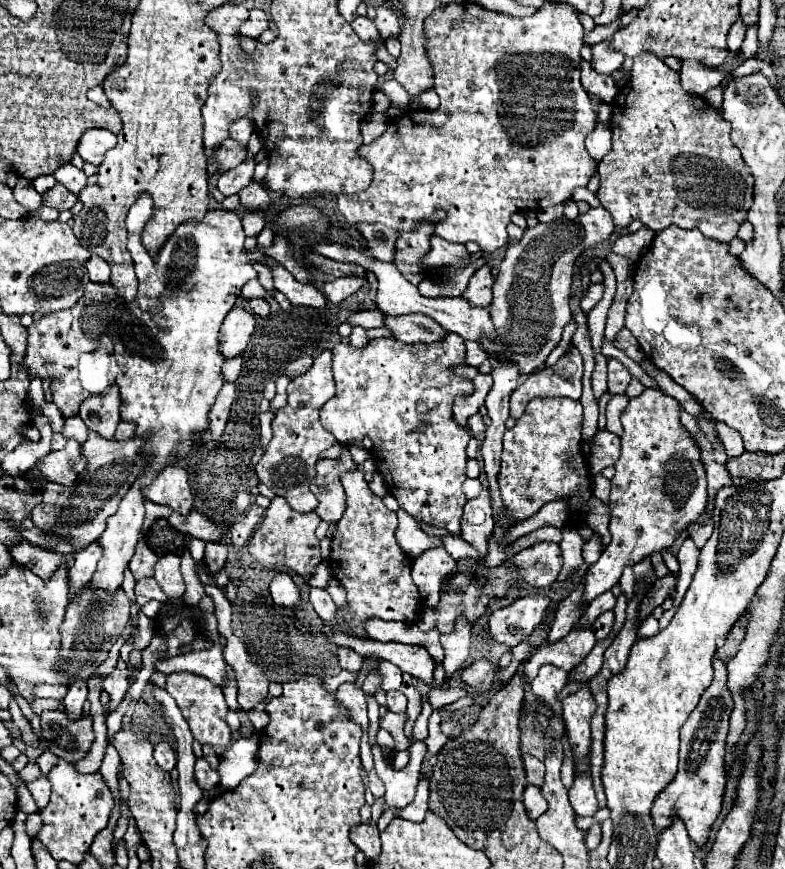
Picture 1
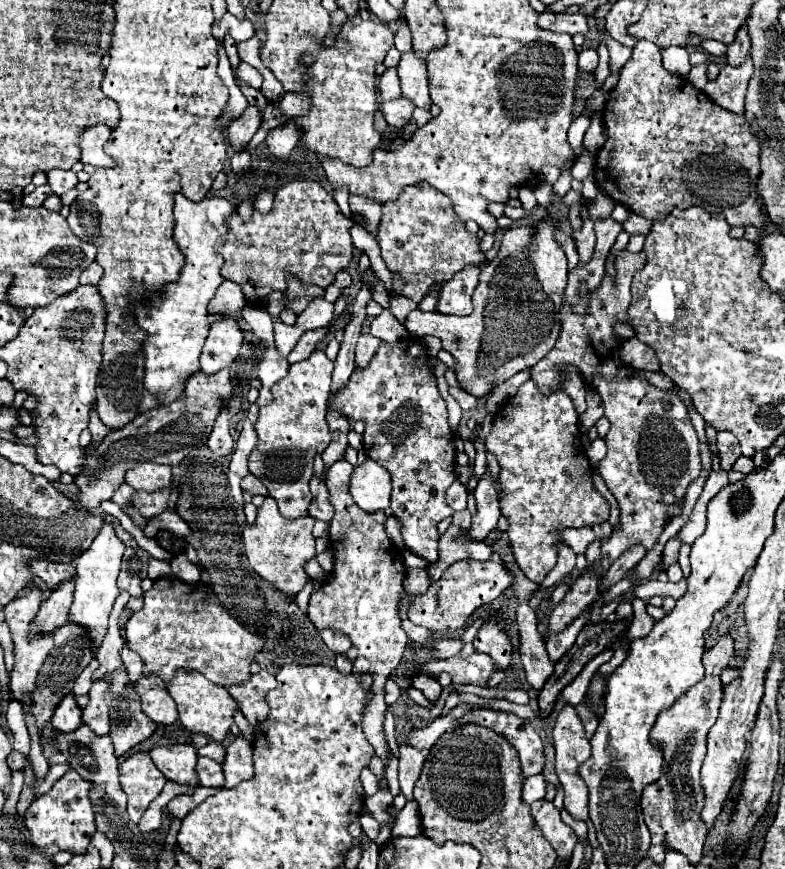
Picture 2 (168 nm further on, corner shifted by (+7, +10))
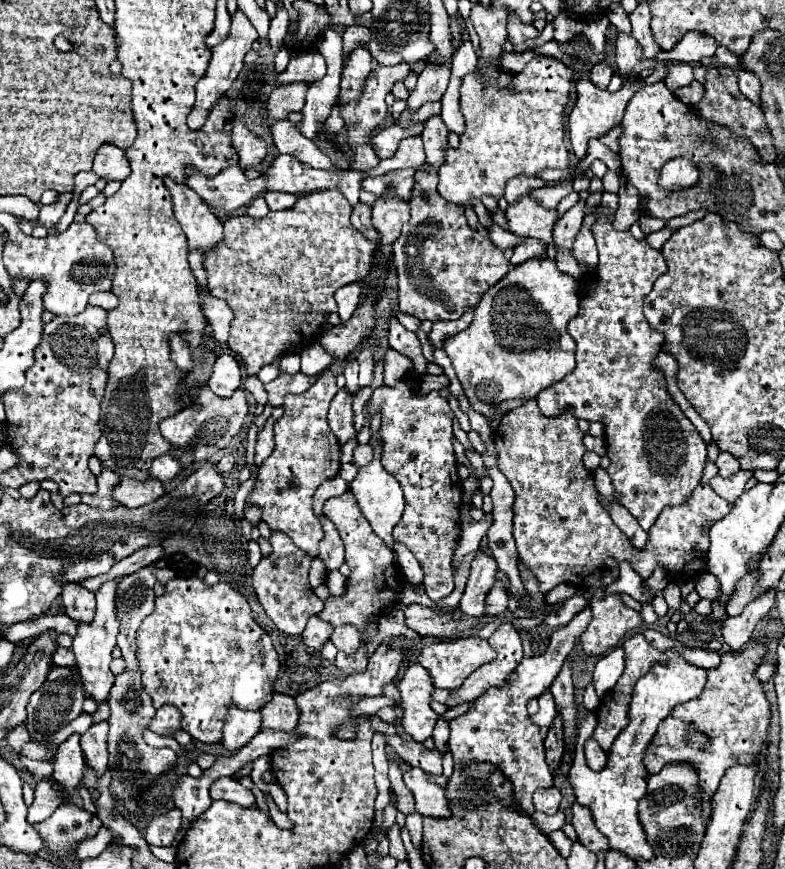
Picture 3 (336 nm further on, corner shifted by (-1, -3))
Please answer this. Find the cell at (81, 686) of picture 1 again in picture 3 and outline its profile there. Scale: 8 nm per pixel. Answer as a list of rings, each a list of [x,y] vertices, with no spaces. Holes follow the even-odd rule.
[[[79,734],[69,736],[63,744],[57,746],[53,764],[55,764],[53,780],[63,788],[63,794],[71,794],[81,786],[85,762],[79,746]]]

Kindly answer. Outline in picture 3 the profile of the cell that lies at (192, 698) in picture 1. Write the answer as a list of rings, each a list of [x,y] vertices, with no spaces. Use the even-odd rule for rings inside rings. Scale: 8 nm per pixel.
[[[229,706],[227,722],[223,726],[223,746],[227,750],[243,748],[257,732],[261,730],[261,714],[245,712],[235,706]]]

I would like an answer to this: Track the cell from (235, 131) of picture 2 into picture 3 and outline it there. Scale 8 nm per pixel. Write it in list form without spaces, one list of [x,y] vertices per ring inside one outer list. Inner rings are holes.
[[[295,82],[275,88],[267,102],[267,124],[275,120],[285,120],[291,112],[301,112],[305,106],[309,84],[311,82]]]

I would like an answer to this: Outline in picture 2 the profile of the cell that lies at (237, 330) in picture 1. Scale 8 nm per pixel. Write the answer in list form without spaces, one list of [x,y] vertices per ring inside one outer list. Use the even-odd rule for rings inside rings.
[[[223,315],[219,321],[211,325],[209,337],[201,353],[201,371],[211,375],[227,367],[239,355],[241,343],[243,331],[239,329],[237,321],[229,315]]]

